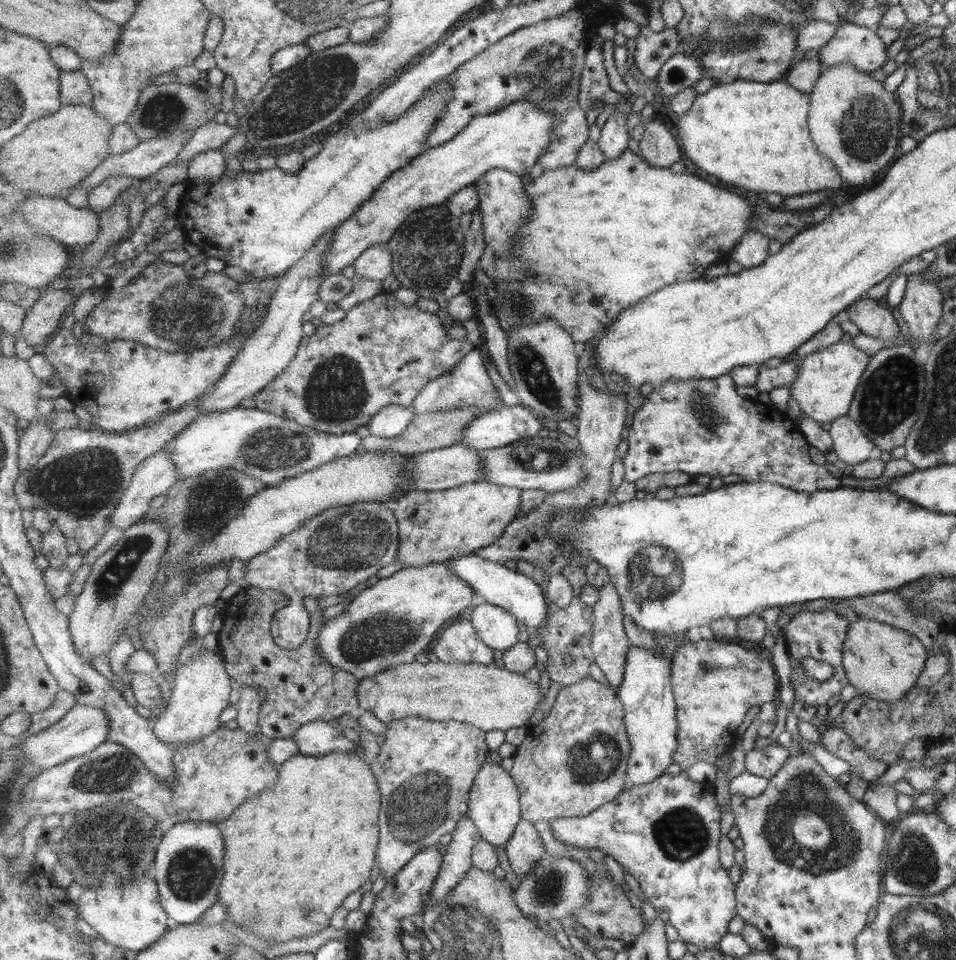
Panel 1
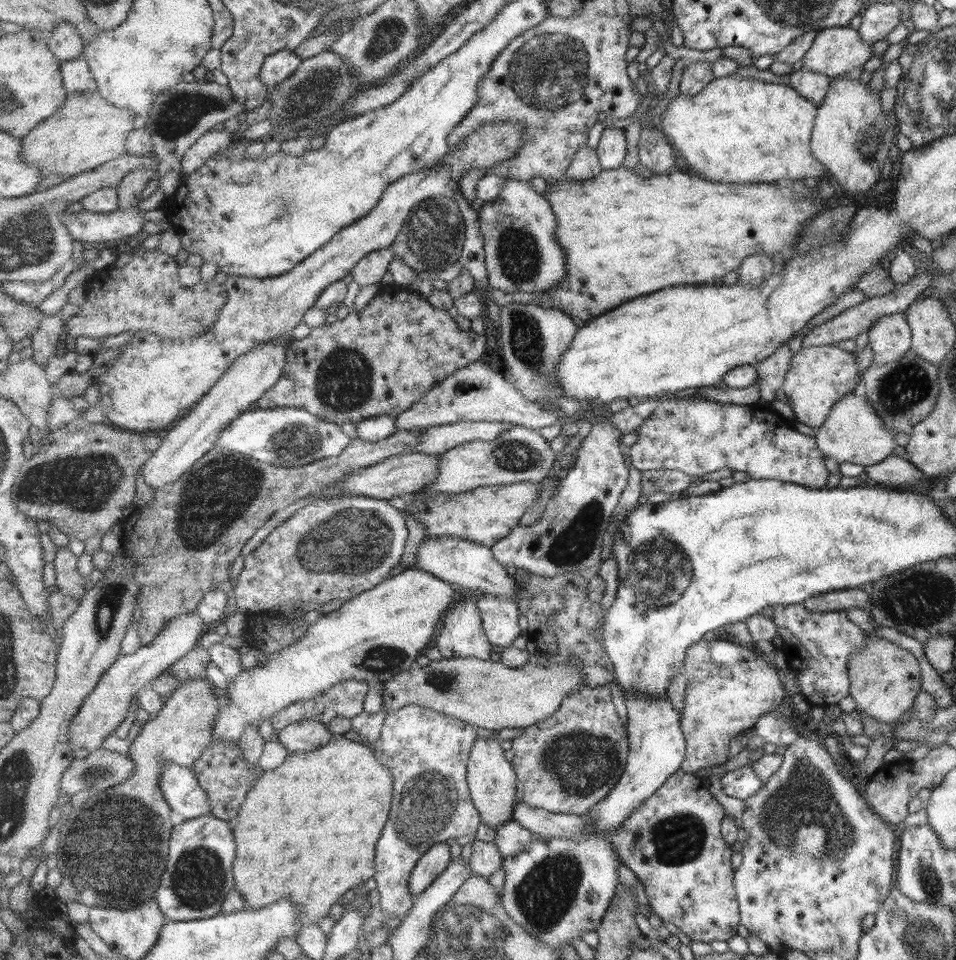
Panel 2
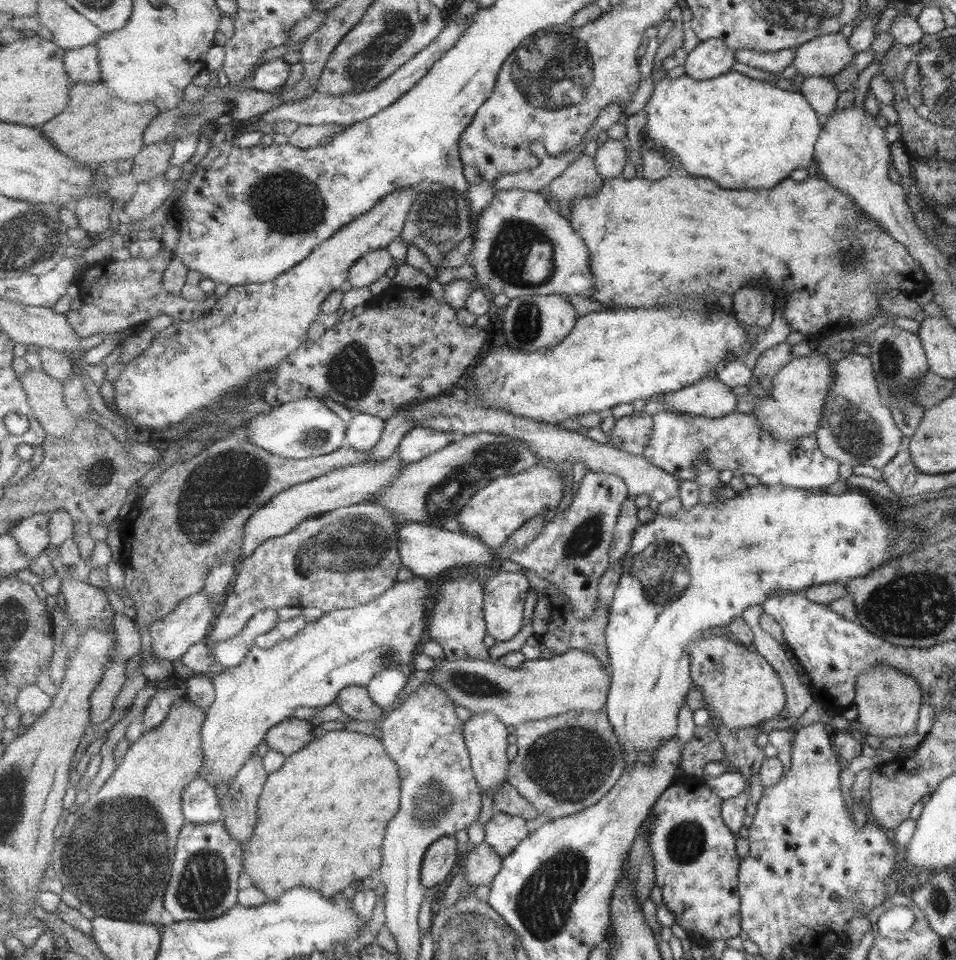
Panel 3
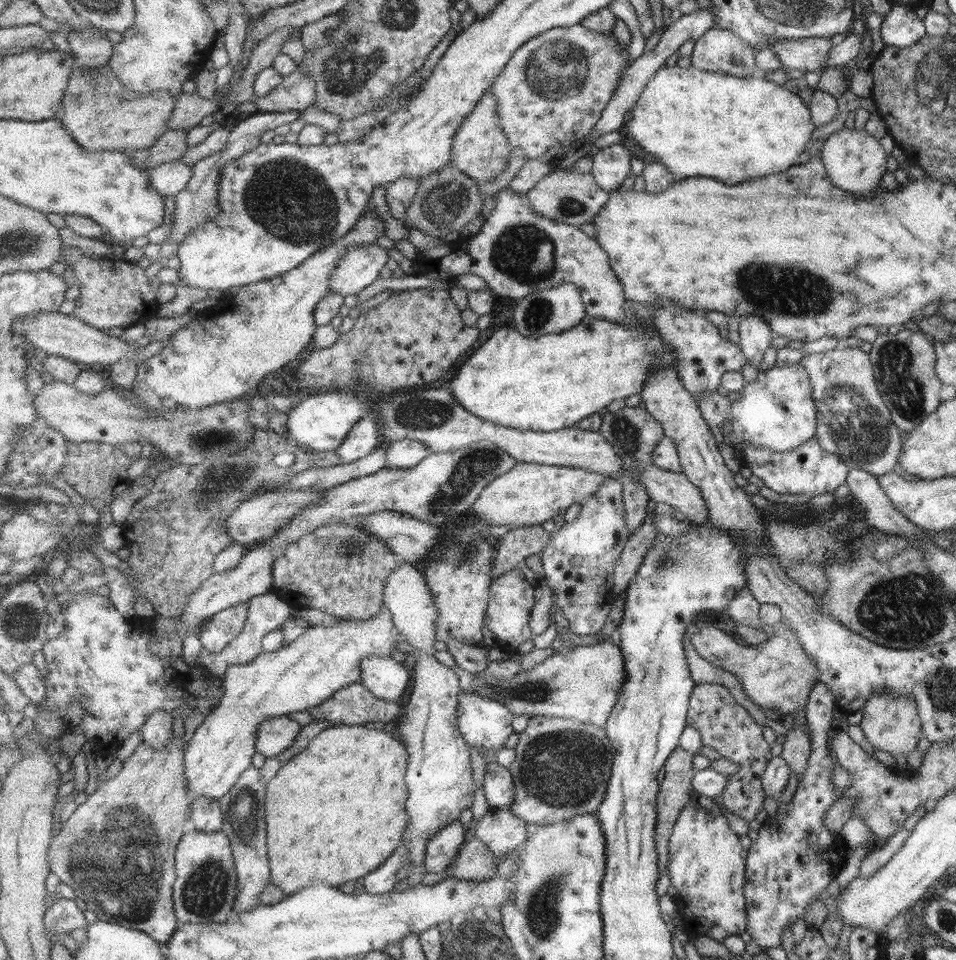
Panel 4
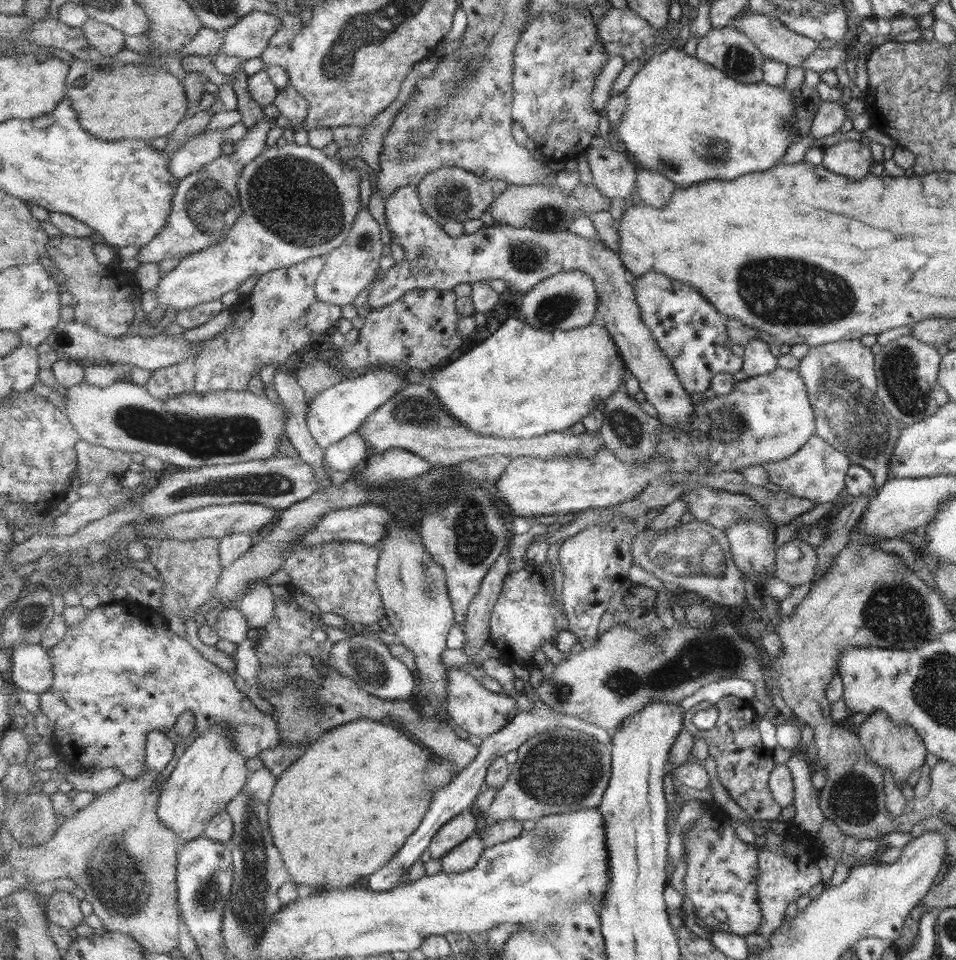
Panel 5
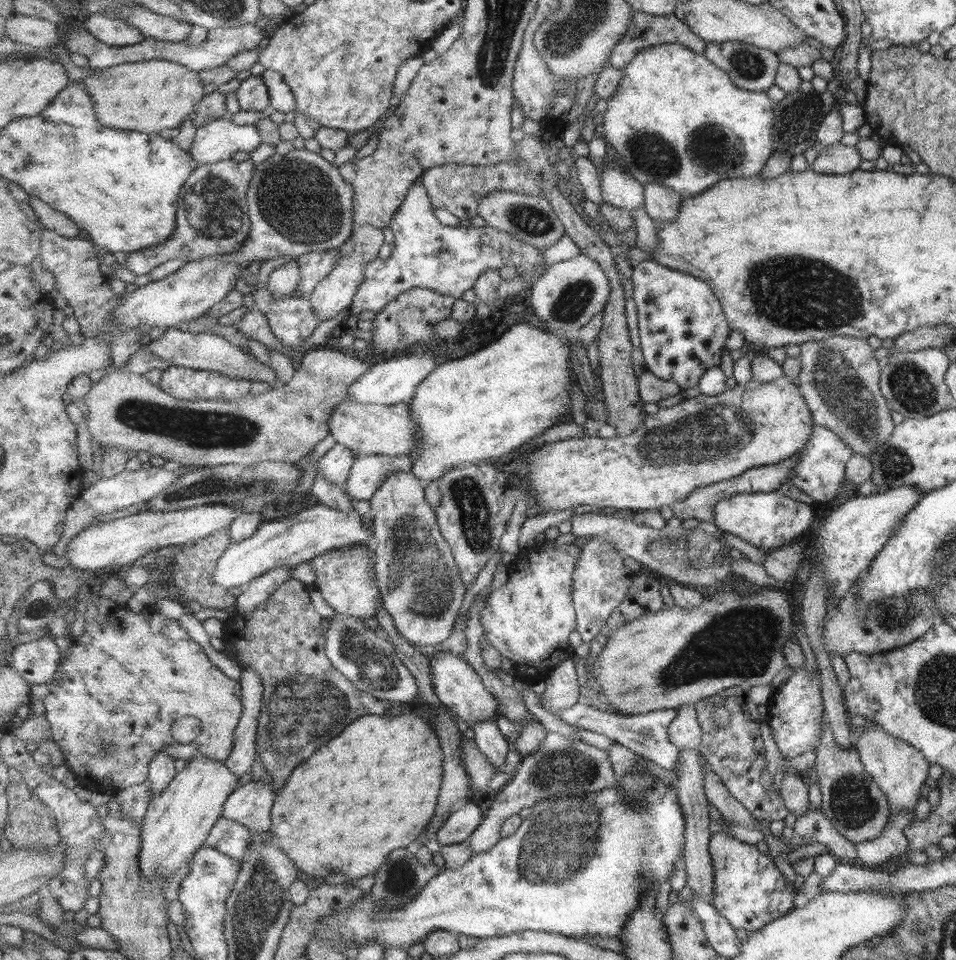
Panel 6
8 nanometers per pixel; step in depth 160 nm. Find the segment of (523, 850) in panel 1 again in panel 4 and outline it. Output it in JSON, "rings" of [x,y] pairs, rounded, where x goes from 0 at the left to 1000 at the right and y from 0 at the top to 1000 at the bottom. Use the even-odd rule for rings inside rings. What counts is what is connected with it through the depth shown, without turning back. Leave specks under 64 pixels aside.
{"rings":[[[513,842],[497,860],[497,873],[504,875],[520,894],[540,888],[552,875],[556,860],[533,844]]]}

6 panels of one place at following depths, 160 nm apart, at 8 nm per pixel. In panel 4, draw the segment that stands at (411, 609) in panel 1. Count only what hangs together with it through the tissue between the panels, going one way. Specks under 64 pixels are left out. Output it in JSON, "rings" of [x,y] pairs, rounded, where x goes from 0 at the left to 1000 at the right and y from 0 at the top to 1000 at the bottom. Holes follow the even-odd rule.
{"rings":[[[402,631],[387,645],[355,644],[355,648],[346,653],[328,650],[299,674],[294,674],[288,679],[276,677],[260,692],[238,694],[233,702],[234,722],[229,733],[215,746],[194,781],[194,808],[196,808],[198,829],[202,831],[200,835],[204,835],[206,831],[221,831],[230,836],[231,831],[243,824],[252,808],[264,798],[265,788],[269,784],[269,764],[276,750],[290,746],[303,746],[308,742],[323,741],[339,733],[361,715],[378,710],[381,705],[379,688],[383,683],[409,683],[409,679],[415,675],[415,667],[418,666],[422,666],[422,663],[419,657],[415,656],[410,638]]]}

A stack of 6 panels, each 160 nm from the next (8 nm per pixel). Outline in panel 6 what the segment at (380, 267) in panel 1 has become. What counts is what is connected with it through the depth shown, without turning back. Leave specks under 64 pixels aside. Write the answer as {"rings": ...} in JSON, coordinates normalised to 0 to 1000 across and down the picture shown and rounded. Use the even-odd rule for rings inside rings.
{"rings":[[[380,234],[371,236],[366,249],[354,260],[357,264],[357,271],[353,273],[348,284],[335,294],[331,302],[325,306],[323,313],[331,323],[334,333],[344,333],[355,329],[361,321],[365,322],[369,318],[369,313],[373,309],[376,298],[382,291],[382,279],[386,274],[392,272],[403,254],[401,240],[390,234]]]}

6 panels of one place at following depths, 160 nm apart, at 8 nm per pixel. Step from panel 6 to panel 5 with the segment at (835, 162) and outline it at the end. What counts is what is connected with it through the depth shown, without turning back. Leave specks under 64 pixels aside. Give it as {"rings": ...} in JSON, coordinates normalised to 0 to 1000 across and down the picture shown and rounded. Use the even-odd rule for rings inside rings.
{"rings":[[[882,146],[860,156],[858,172],[892,189],[903,185],[913,168],[909,152],[899,146]]]}

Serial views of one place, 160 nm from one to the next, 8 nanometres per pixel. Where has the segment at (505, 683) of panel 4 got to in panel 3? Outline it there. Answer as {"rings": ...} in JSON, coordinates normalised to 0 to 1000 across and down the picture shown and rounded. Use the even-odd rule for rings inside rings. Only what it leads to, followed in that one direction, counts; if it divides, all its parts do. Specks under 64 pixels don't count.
{"rings":[[[597,676],[575,686],[550,688],[543,696],[524,694],[517,689],[464,685],[463,692],[450,700],[447,709],[458,713],[477,735],[487,736],[494,744],[515,742],[524,752],[539,757],[597,741],[633,739],[640,706],[622,681]]]}

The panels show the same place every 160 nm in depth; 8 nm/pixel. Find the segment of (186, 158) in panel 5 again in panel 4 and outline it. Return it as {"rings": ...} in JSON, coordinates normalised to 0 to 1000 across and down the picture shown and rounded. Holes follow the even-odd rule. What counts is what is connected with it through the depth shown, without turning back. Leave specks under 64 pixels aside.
{"rings":[[[186,165],[181,169],[174,169],[156,177],[157,194],[169,204],[184,204],[196,196],[202,183],[202,171],[189,171]]]}

